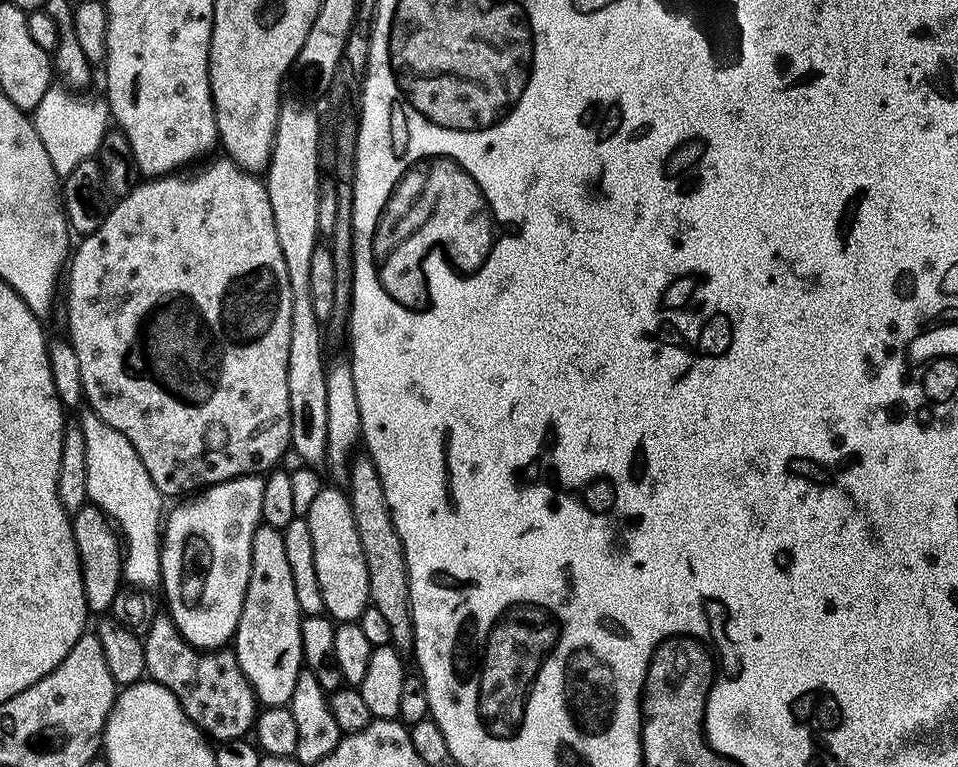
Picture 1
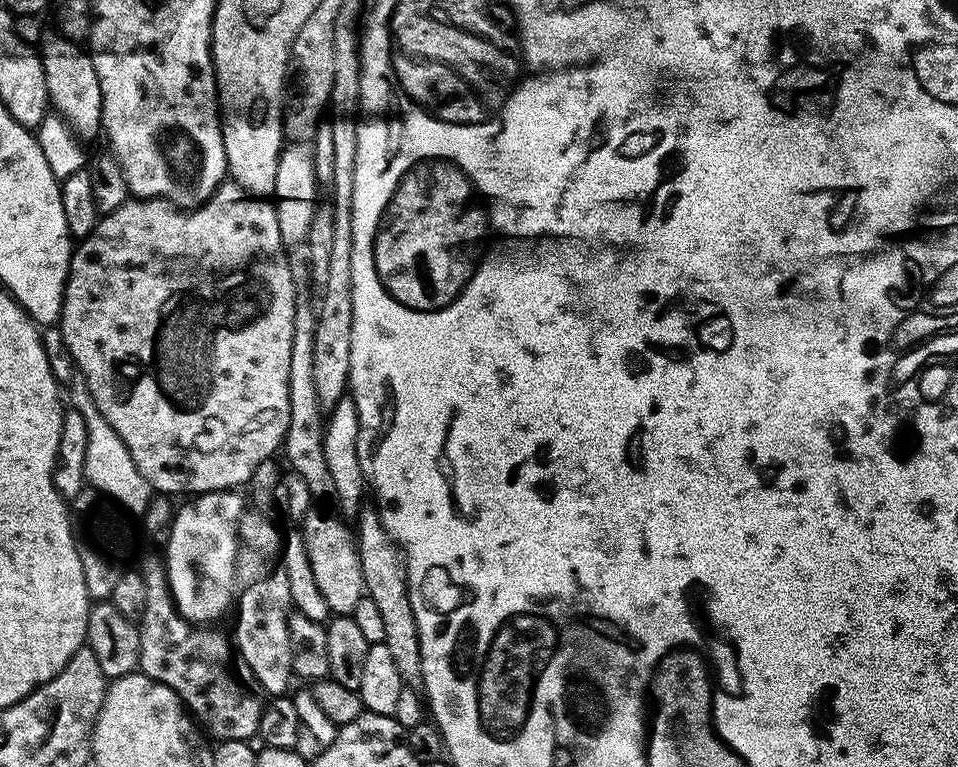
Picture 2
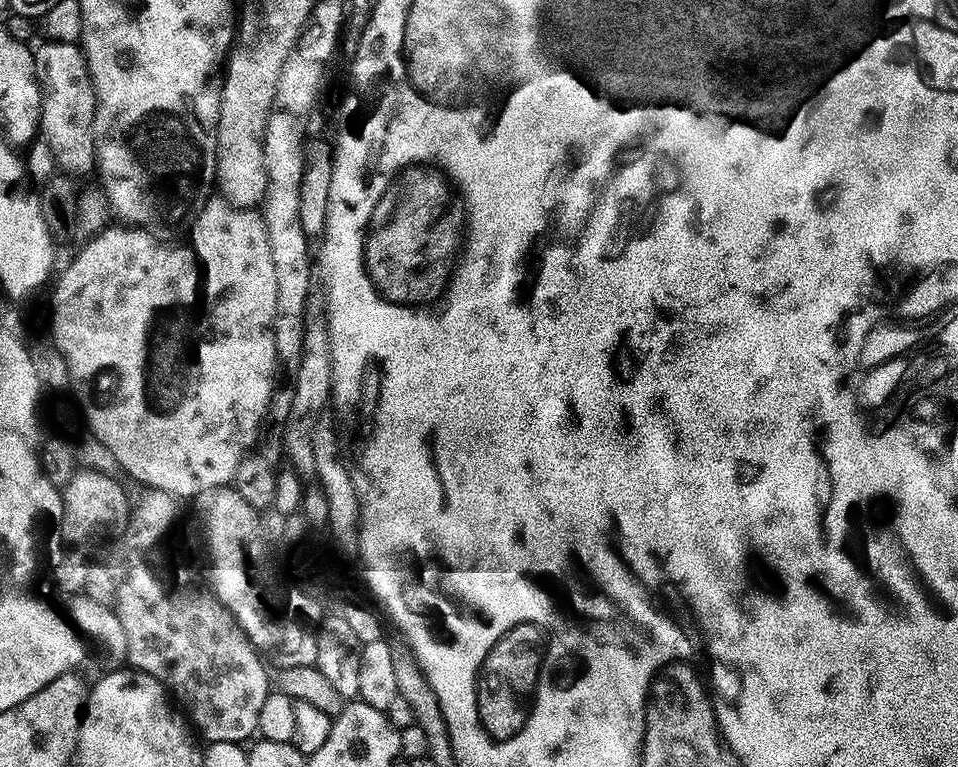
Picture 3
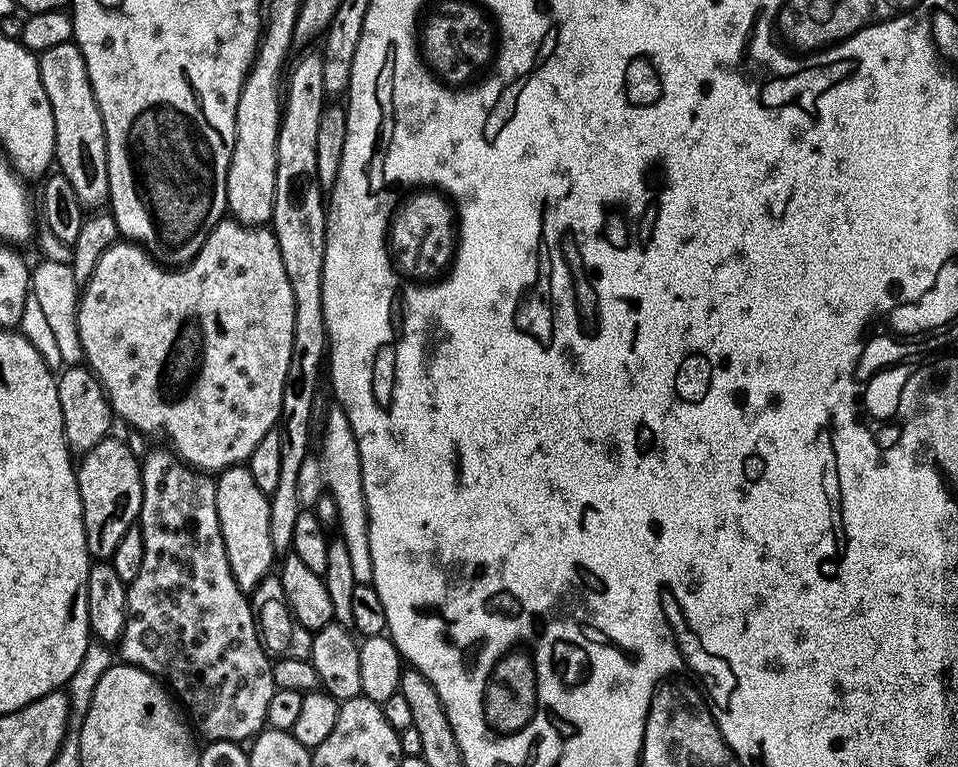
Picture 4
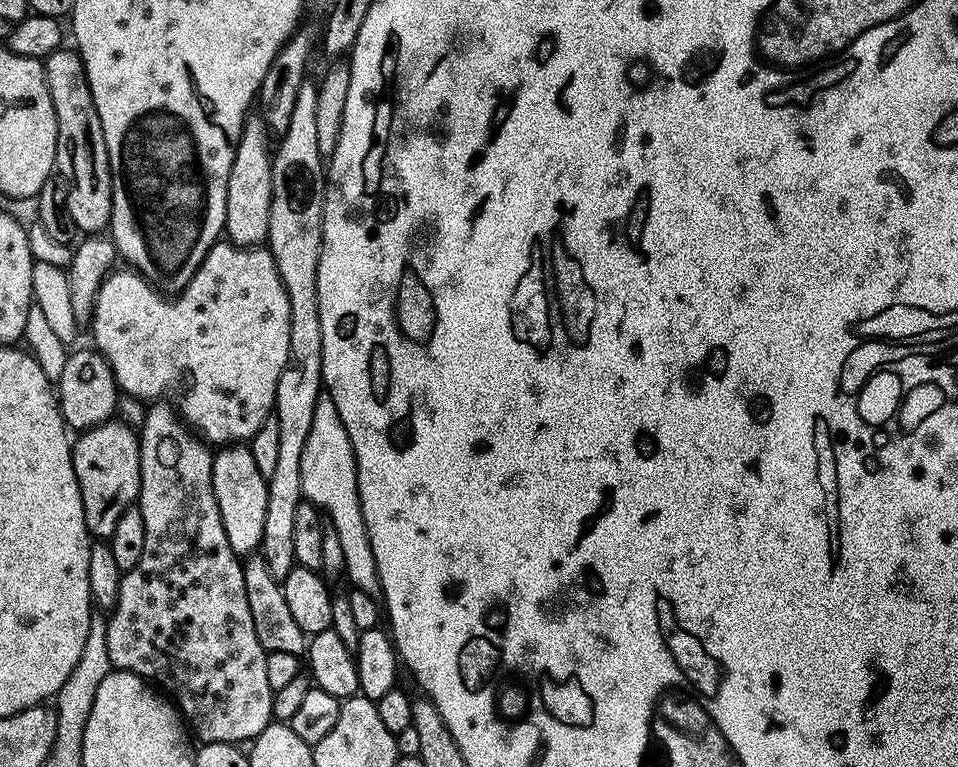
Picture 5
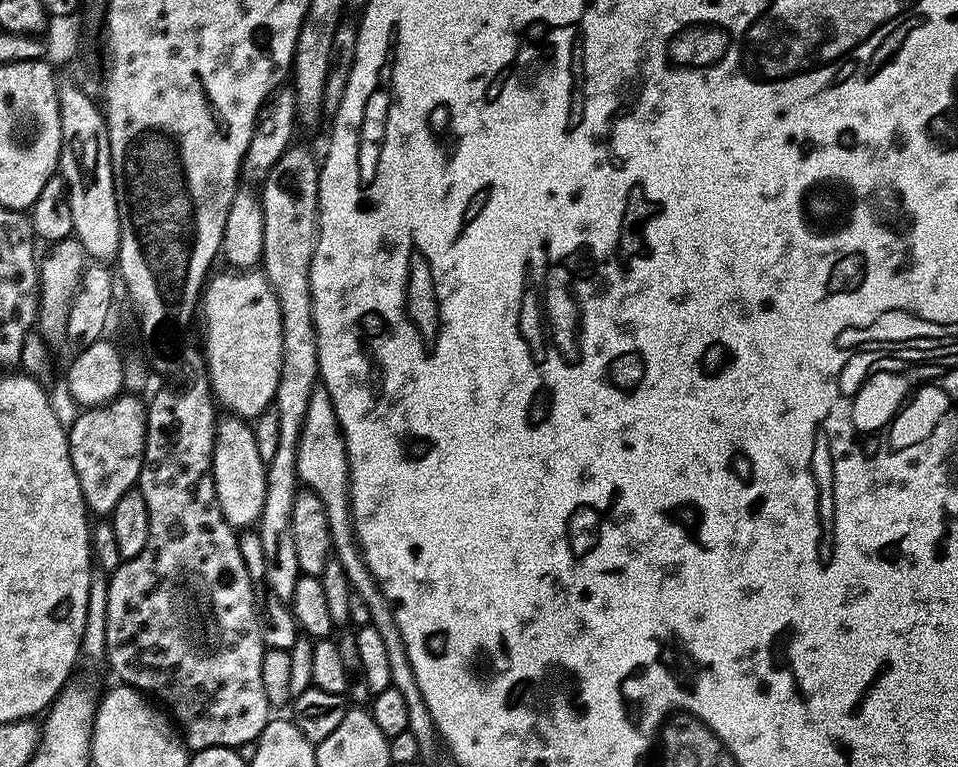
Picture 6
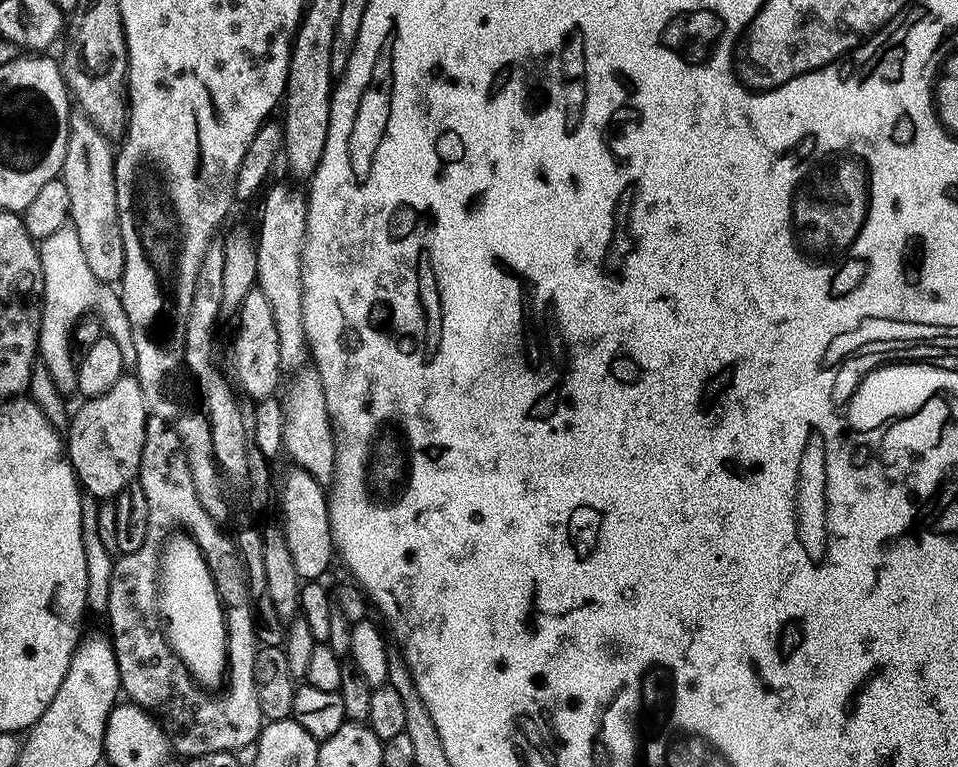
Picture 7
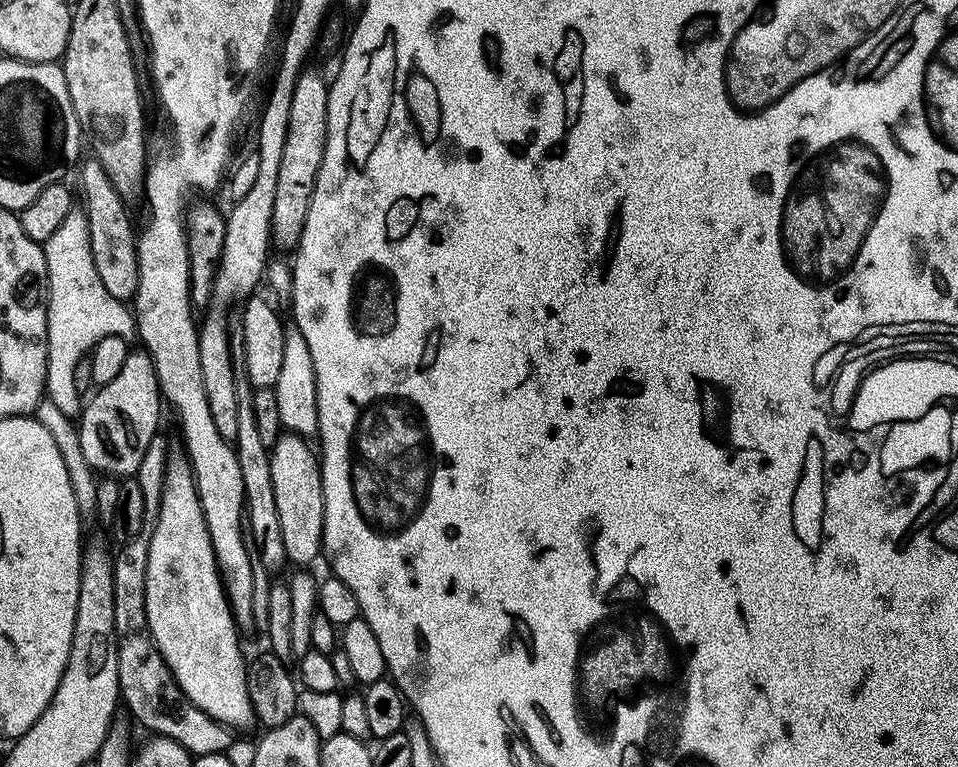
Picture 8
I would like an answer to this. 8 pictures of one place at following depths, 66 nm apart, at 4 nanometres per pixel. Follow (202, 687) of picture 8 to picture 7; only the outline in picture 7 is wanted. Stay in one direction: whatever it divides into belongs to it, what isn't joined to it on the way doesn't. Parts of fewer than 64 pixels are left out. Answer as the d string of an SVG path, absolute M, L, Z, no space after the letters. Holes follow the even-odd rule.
M173 534L168 537L160 553L158 615L162 621L164 634L168 637L168 645L188 668L188 673L196 679L196 683L208 690L223 685L228 671L226 609L220 602L216 577L208 568L208 559L204 557L203 550L196 545L195 540L187 534Z

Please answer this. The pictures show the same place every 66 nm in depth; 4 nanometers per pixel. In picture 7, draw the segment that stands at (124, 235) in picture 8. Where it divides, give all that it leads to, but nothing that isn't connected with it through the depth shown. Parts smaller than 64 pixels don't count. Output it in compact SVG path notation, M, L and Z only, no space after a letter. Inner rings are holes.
M81 112L69 117L62 179L70 194L69 219L78 234L90 270L101 283L109 286L119 283L125 270L125 247L118 216L114 152L108 138Z

